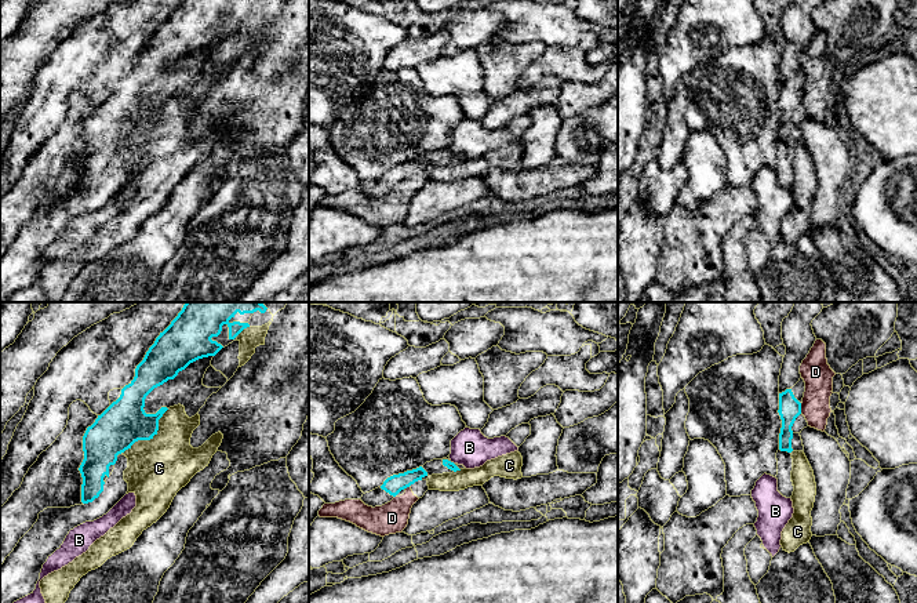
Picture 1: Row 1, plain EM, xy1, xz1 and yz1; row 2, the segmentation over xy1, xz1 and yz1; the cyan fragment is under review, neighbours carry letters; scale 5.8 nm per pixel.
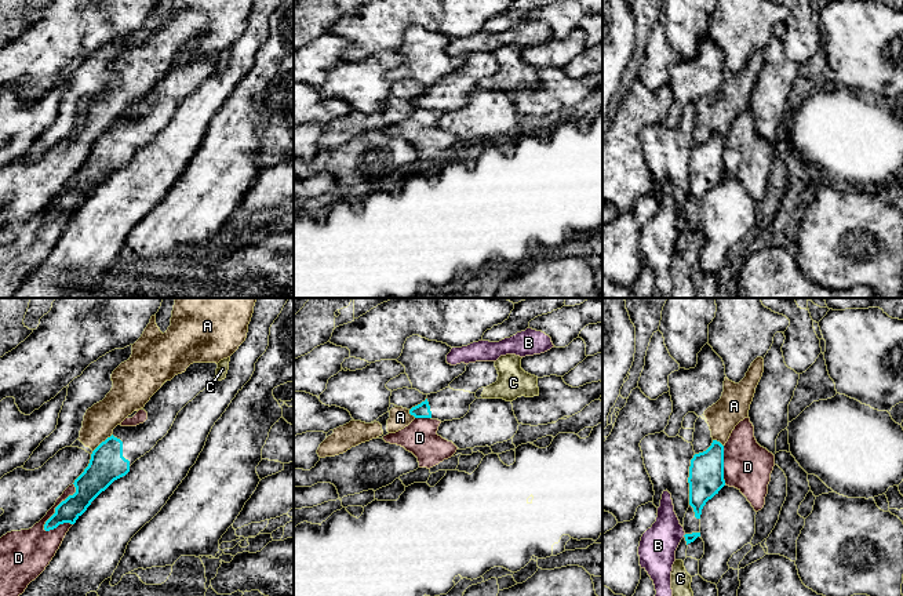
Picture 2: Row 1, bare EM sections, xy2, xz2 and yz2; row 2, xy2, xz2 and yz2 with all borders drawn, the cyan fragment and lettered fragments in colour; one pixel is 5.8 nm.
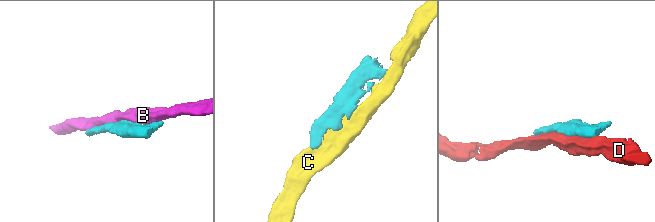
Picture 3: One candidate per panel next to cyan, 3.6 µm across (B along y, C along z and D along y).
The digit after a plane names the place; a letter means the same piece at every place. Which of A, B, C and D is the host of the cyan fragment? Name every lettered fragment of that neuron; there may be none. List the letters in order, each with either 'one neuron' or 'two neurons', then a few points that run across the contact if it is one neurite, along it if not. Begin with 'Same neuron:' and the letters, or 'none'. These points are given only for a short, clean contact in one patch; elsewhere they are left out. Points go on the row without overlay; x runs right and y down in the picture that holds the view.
Same neuron: none
A: two neurons | xy2 (112, 126), (93, 142)
B: two neurons
C: two neurons
D: two neurons

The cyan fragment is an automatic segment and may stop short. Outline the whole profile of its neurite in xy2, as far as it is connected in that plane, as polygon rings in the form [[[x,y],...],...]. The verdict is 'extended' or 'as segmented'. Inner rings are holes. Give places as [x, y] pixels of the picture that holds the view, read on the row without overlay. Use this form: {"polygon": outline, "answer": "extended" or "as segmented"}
{"polygon": [[[193,54],[185,63],[167,72],[145,95],[148,110],[136,117],[117,116],[110,128],[91,145],[84,163],[74,171],[76,183],[69,186],[45,212],[50,222],[76,211],[114,171],[125,167],[130,157],[149,143],[171,120],[178,103],[215,72],[216,54]]], "answer": "extended"}

